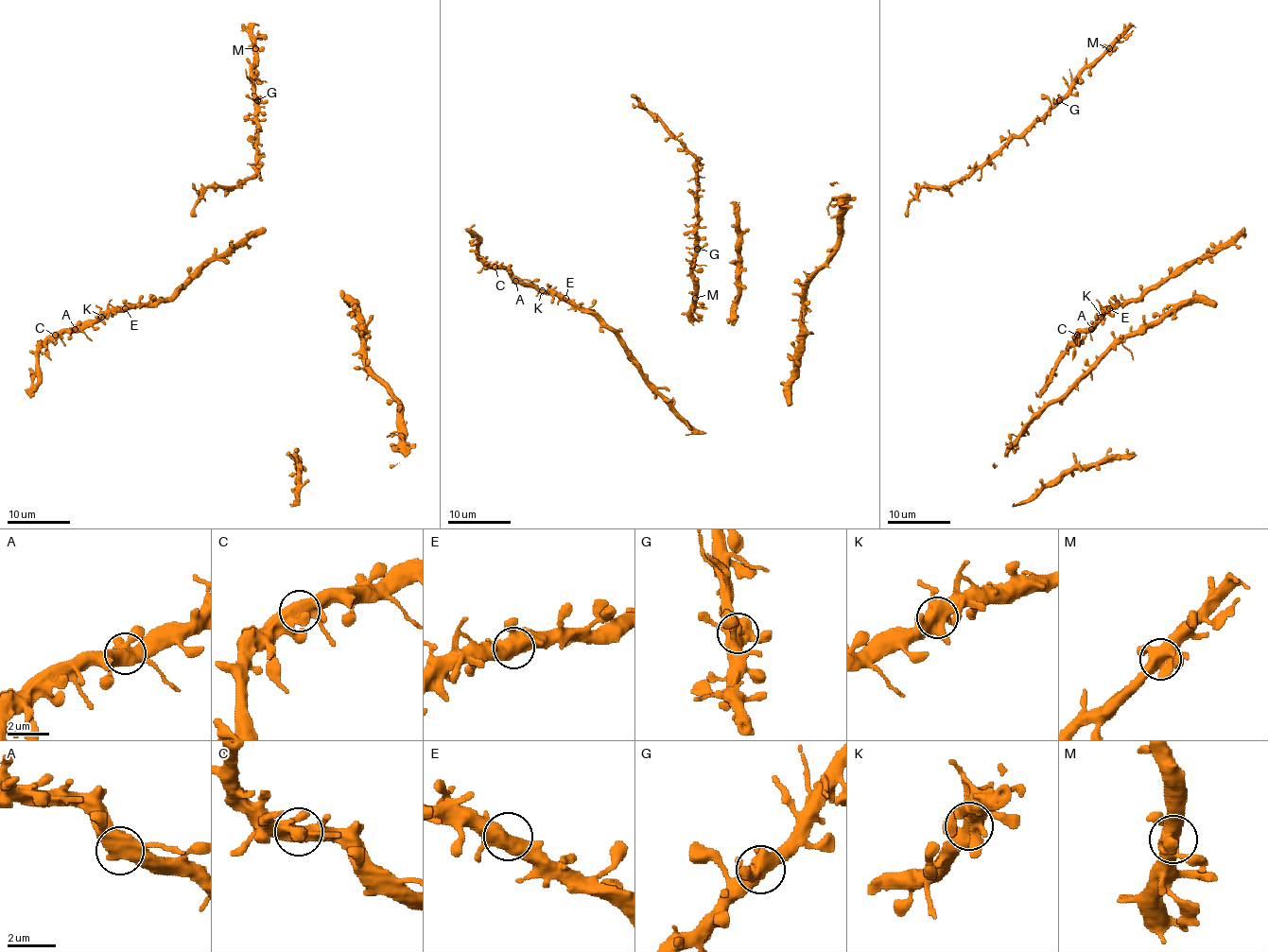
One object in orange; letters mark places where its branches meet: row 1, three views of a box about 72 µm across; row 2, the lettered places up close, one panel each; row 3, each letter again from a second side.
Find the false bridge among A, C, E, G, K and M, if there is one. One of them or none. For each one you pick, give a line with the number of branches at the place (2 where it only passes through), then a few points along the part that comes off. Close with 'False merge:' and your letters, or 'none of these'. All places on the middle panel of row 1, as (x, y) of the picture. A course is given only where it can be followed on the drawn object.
False merge: none of these

